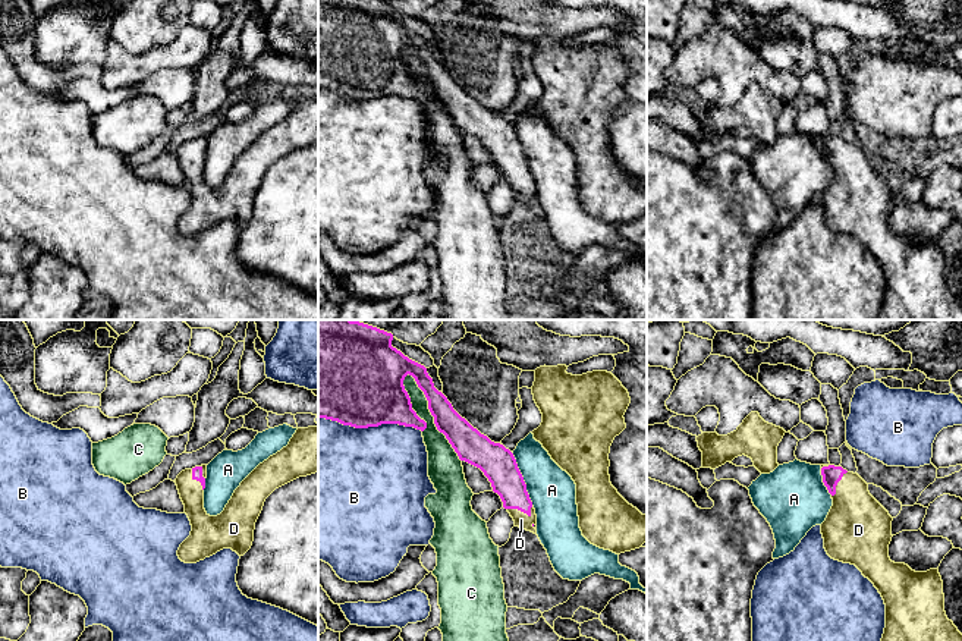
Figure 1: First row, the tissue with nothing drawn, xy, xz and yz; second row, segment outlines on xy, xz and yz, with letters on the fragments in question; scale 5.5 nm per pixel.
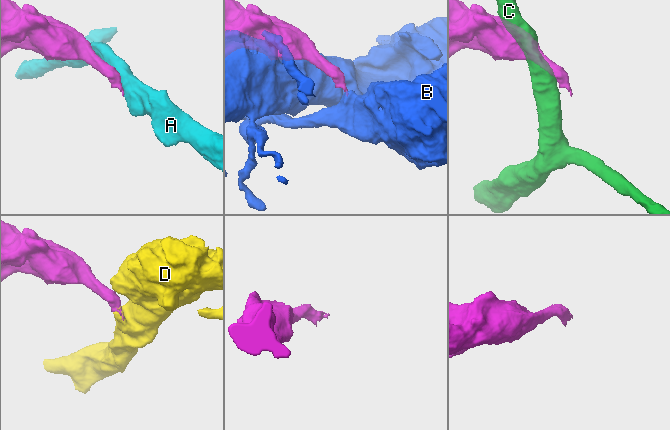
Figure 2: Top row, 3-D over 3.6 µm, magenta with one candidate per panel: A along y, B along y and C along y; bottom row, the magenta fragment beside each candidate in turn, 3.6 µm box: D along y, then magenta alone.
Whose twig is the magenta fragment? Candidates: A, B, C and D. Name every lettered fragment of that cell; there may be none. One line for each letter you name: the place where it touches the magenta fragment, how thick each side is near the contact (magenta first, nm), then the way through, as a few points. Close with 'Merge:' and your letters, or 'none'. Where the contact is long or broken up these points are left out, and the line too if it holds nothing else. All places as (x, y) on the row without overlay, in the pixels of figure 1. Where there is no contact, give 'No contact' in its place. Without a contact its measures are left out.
D: Touches magenta at xz (522, 182). Thickness 180 nm (magenta) against 80 nm. Path across: xz (502, 143), (522, 182), (521, 191)
Merge: D

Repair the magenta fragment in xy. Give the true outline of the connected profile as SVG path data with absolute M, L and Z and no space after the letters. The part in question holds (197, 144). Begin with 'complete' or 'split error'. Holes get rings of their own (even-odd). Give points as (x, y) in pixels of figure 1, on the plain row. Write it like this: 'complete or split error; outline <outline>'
split error; outline M318 98L298 100L289 116L260 135L235 161L224 182L210 188L204 180L207 136L182 142L176 150L192 202L177 227L197 235L223 220L243 227L252 217L255 194L265 170L279 158L318 144Z

